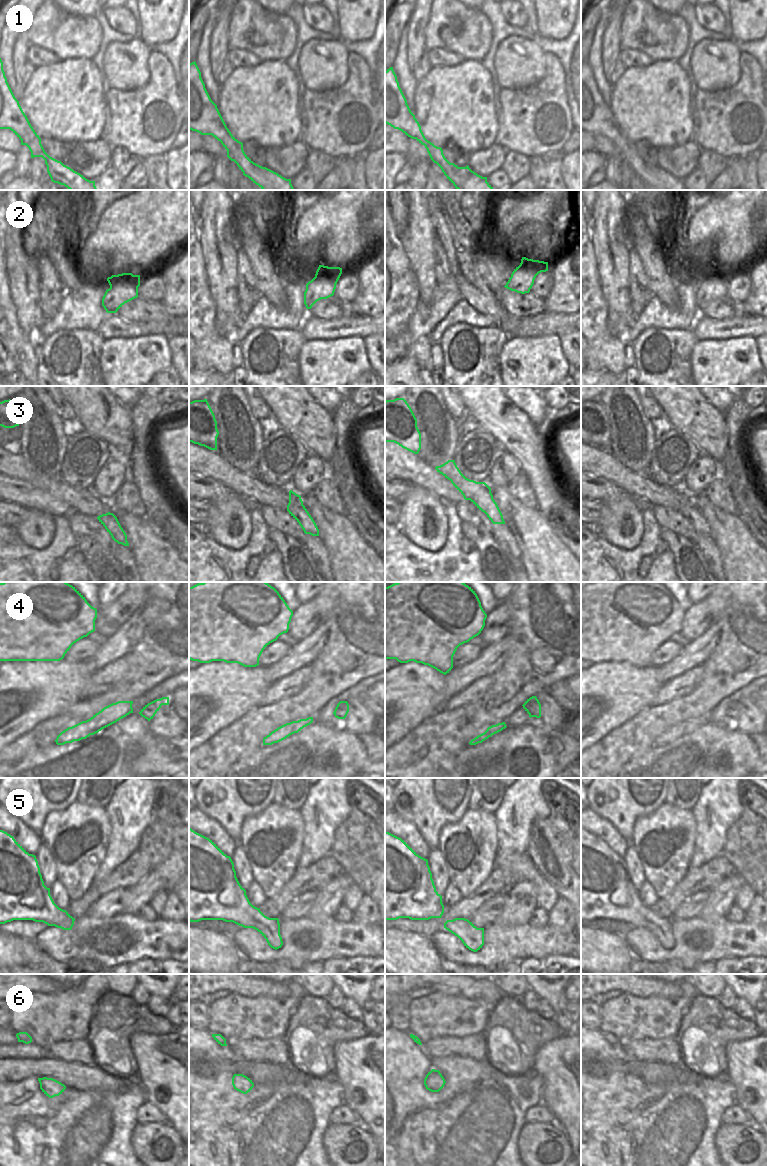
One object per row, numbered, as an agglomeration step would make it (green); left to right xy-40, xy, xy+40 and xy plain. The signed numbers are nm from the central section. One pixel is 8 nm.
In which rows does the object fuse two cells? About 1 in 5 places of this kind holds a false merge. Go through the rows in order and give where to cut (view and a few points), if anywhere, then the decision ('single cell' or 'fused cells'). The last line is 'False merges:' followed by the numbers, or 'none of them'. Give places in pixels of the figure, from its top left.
1: no cut | single cell
2: no cut | single cell
3: no cut | single cell
4: no cut | single cell
5: no cut | single cell
6: no cut | single cell
False merges: none of them

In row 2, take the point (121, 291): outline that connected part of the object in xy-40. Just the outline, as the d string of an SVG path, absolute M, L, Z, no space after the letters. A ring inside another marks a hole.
M122 273L107 278L110 288L102 298L107 313L116 313L125 303L138 297L140 275Z

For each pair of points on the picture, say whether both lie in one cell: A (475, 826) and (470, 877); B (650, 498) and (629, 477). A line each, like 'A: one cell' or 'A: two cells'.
A: one cell
B: one cell

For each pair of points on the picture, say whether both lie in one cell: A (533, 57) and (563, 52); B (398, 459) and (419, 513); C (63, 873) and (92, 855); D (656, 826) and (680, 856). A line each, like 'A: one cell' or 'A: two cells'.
A: two cells
B: two cells
C: one cell
D: one cell

